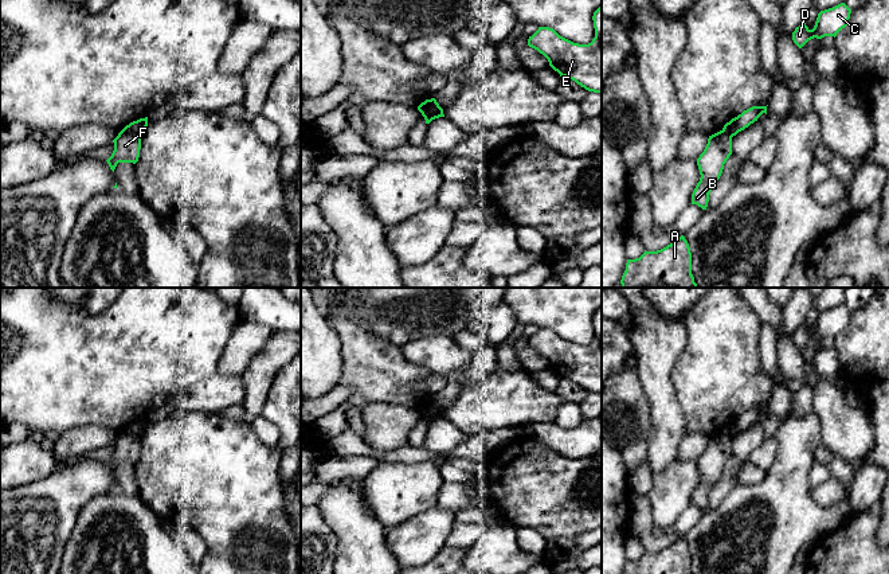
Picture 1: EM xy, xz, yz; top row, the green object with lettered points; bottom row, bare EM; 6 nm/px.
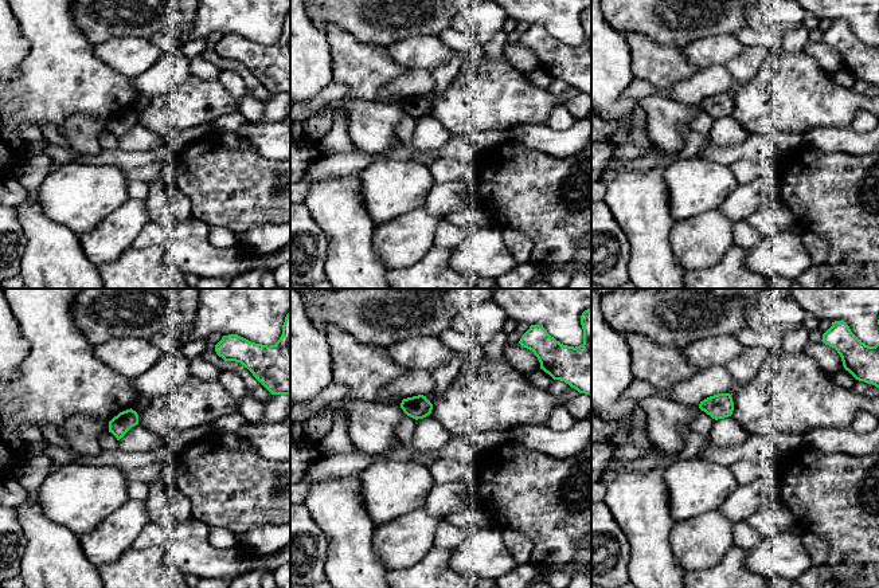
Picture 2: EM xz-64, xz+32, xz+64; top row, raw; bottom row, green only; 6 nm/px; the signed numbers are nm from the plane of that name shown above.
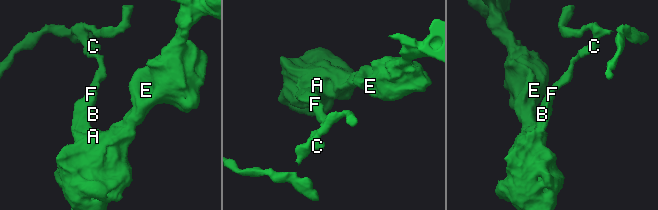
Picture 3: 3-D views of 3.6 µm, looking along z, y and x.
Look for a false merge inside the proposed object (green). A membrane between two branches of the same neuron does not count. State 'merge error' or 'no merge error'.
merge error

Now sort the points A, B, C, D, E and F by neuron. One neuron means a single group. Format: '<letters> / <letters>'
A B E F / C D

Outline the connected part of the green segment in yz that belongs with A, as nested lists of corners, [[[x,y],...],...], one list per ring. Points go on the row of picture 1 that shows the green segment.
[[[684,235],[657,251],[627,259],[622,288],[698,288],[692,274],[692,253]]]

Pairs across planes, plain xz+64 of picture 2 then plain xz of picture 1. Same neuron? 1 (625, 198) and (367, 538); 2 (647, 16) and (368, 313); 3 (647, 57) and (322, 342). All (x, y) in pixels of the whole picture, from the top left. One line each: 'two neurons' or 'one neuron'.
1: one neuron
2: one neuron
3: two neurons

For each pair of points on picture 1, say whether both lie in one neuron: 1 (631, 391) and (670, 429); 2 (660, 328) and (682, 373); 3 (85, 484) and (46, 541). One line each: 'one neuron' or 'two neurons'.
1: two neurons
2: two neurons
3: one neuron

